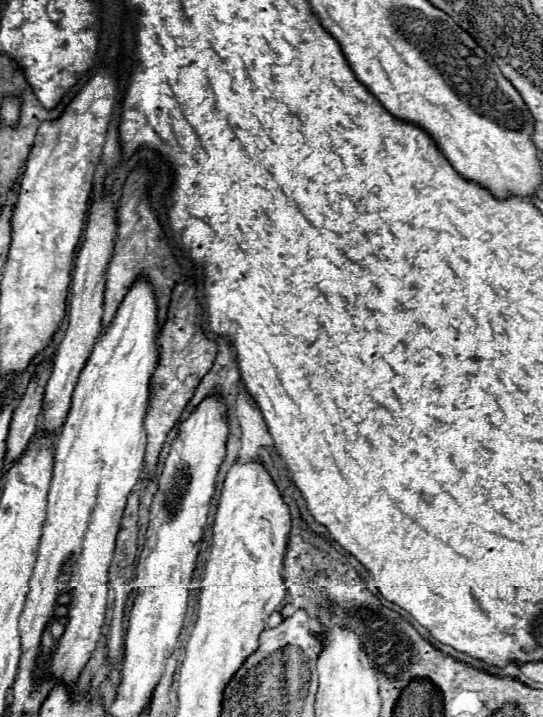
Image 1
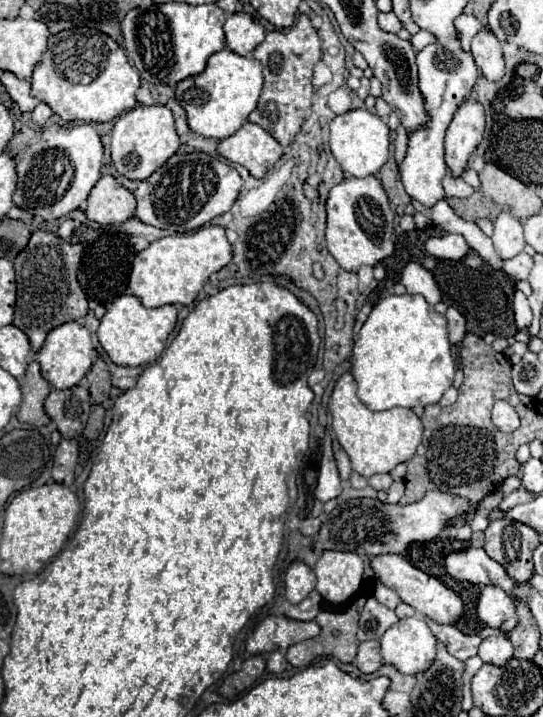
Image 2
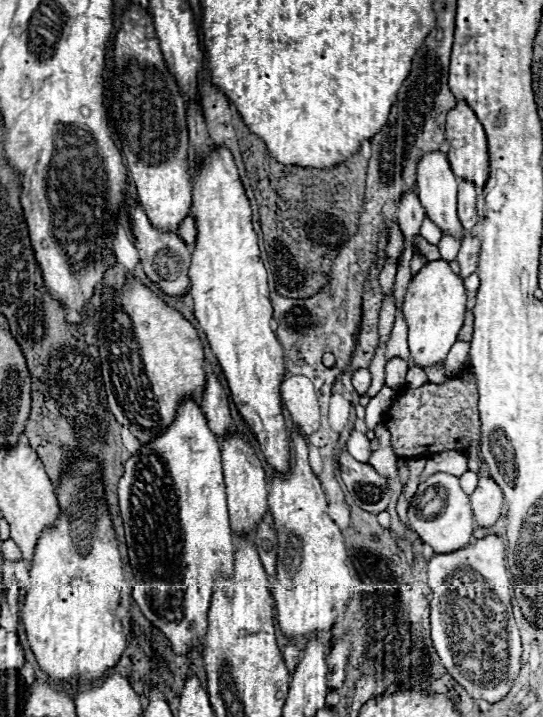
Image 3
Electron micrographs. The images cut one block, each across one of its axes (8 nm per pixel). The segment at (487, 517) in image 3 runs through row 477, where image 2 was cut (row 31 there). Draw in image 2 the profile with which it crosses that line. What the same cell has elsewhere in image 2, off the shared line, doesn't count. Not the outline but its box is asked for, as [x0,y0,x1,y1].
[470,28,504,82]

